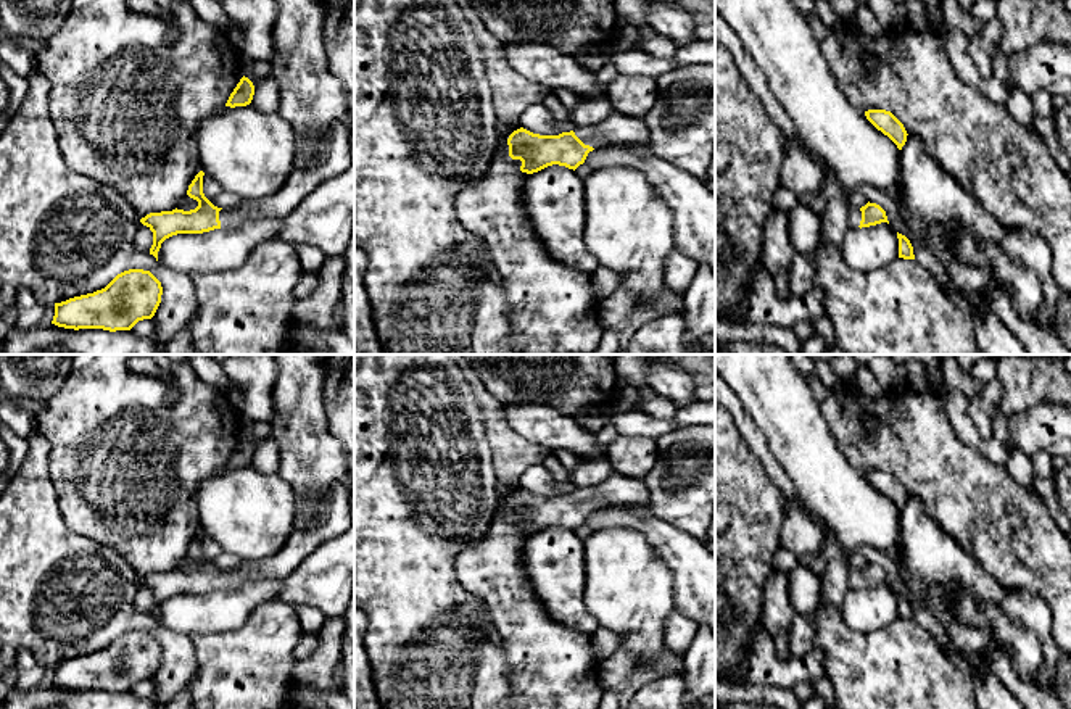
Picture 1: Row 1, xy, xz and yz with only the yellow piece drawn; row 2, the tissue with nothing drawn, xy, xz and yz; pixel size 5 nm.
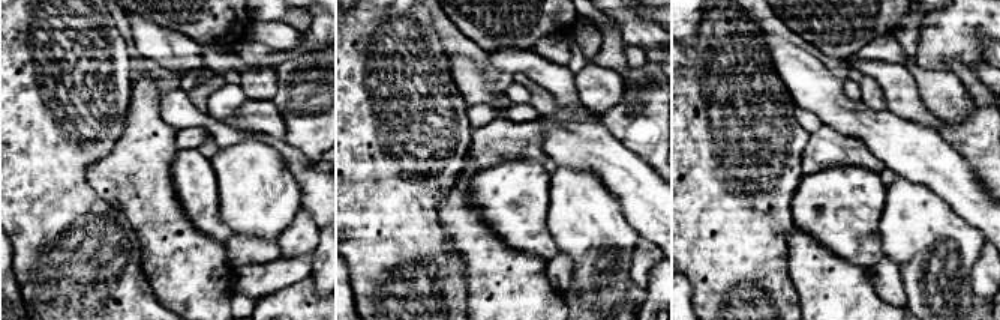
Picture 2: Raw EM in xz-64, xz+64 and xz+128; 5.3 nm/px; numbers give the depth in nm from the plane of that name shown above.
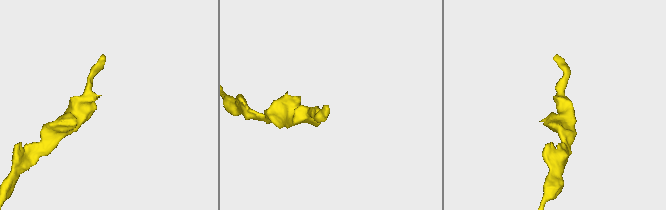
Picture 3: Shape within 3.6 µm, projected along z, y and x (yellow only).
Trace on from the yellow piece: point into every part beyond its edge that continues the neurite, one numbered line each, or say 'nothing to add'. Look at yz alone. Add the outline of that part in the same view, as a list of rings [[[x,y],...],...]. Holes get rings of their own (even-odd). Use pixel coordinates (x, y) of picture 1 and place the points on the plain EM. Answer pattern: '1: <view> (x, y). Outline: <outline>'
1: yz (855, 576). Outline: [[[850,569],[849,587],[852,590],[858,590],[860,582],[862,582],[862,572],[860,572],[860,569]]]

